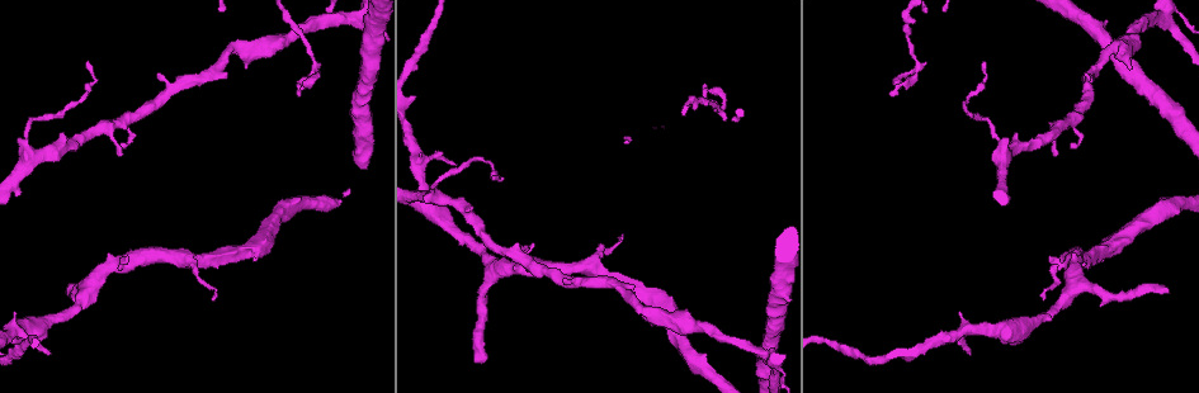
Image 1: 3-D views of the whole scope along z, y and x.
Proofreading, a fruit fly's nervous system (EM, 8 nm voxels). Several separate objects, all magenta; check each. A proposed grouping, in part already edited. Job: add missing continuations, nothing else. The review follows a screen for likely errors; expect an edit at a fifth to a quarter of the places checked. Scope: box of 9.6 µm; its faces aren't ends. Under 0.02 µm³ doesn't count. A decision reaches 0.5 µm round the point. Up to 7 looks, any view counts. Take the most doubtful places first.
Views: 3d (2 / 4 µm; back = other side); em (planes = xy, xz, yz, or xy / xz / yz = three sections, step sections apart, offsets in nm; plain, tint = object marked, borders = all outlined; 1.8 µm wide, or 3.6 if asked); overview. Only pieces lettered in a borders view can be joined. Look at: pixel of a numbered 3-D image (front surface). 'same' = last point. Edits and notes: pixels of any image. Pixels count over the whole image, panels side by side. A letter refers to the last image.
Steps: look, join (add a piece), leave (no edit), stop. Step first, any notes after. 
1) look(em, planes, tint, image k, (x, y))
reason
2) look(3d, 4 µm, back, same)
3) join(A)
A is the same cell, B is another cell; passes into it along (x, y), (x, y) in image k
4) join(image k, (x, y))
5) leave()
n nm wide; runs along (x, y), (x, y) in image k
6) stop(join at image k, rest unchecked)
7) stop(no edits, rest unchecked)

look(em, planes, plain, image 1, (484, 361))

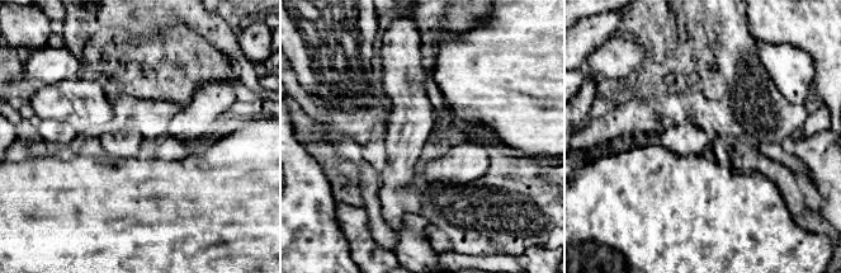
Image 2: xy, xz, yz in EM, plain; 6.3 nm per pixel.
look(em, planes, borders, same)
see the neighbours

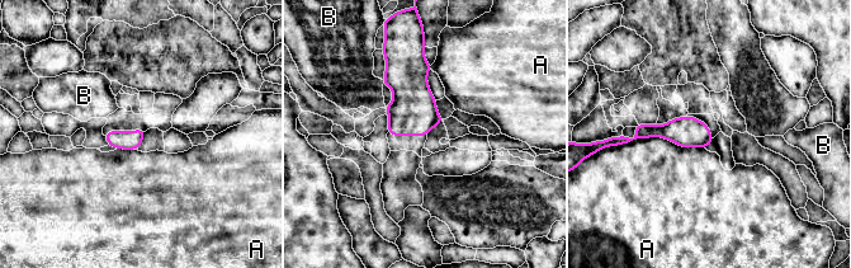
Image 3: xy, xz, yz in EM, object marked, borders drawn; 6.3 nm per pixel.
leave()
130 nm wide; A and B are other cells; border along (622, 144), (665, 137), (704, 147) in image 3; no lettered piece goes on from it

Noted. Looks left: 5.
look(em, yz, step 4, tint, image 1, (913, 55))
abrupt turn

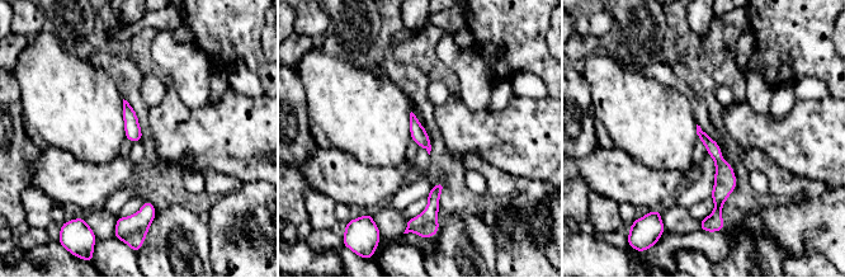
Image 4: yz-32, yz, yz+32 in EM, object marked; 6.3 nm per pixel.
look(em, planes, borders, same)
cut it another way

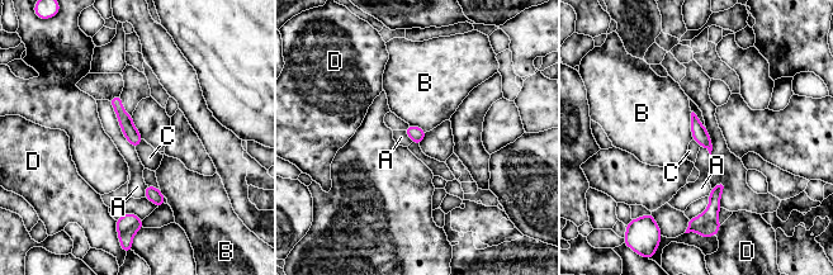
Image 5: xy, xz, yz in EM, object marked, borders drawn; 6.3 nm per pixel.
leave()
90 nm wide; A, B, C and D are other cells; border along (109, 102), (123, 136), (135, 148) in image 5; no lettered piece goes on from it

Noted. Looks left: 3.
look(3d, 4 µm, image 1, (416, 96))
branch stops here

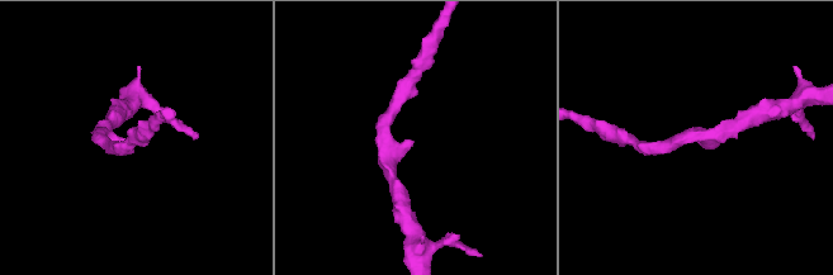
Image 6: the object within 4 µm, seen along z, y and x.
look(em, planes, borders, image 6, (699, 143))

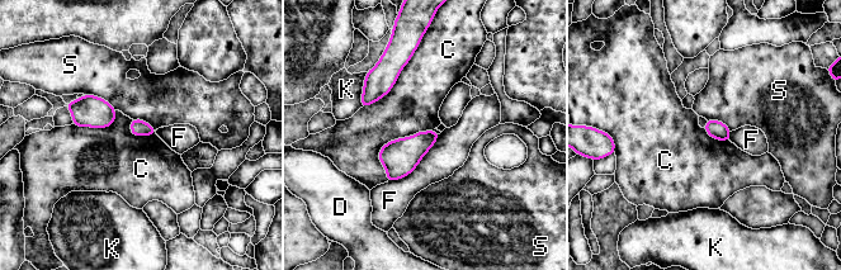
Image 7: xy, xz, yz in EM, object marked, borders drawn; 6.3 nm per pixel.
leave()
C touches over 460 nm; C, D, F, K and S are other cells; border along (439, 133), (388, 141), (386, 181) in image 7; no lettered piece goes on from it

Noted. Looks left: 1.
stop(no edits, rest unchecked)

